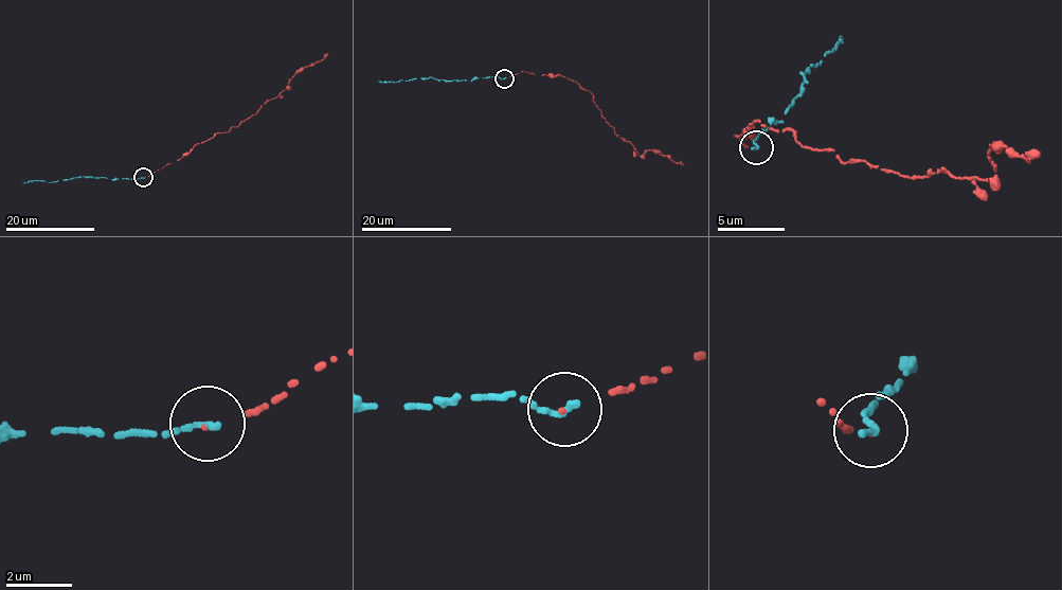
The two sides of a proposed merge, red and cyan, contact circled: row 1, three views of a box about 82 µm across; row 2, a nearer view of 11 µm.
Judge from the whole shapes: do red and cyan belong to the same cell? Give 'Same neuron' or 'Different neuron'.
Different neuron

